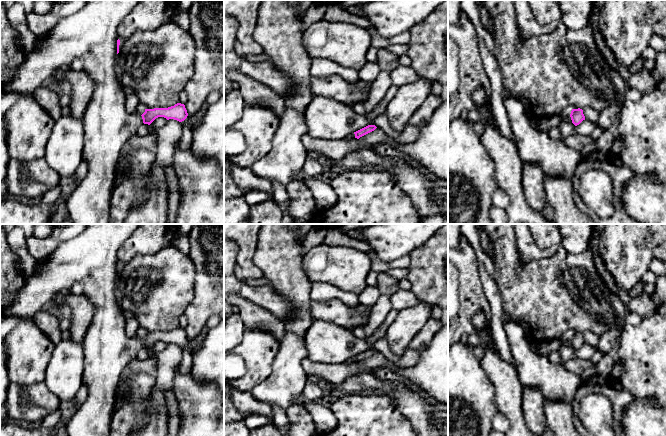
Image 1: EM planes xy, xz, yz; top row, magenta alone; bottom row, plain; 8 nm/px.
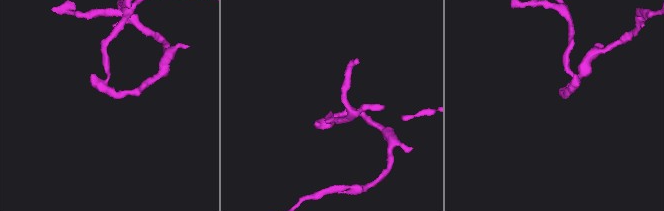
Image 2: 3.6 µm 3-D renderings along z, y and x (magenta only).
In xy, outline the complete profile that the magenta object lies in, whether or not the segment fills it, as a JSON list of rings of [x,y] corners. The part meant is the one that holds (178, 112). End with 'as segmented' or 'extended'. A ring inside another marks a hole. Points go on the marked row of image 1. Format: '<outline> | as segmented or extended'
[[[177,103],[168,108],[145,109],[145,112],[141,116],[143,123],[148,125],[150,125],[158,117],[164,117],[167,120],[174,119],[179,122],[182,122],[186,119],[191,124],[191,128],[193,130],[193,128],[196,127],[202,120],[207,108],[208,107],[203,104],[196,113],[189,115],[185,105]]] | extended

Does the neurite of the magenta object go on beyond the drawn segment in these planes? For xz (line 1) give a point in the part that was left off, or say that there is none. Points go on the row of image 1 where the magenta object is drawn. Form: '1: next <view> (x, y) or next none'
1: next none

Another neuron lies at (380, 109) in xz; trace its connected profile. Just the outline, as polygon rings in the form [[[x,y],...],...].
[[[392,85],[390,89],[387,91],[385,97],[377,104],[377,106],[368,114],[366,114],[366,118],[368,121],[368,125],[372,125],[372,121],[379,115],[386,113],[386,107],[389,102],[393,99],[398,91],[398,87]]]

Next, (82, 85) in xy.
[[[66,70],[65,80],[71,86],[72,99],[69,105],[71,109],[70,115],[82,120],[84,112],[93,96],[95,82],[84,70]]]

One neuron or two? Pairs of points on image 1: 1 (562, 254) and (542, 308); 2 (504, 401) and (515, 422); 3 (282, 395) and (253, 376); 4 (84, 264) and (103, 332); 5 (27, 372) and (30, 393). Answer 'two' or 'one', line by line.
1: one
2: one
3: two
4: one
5: two

